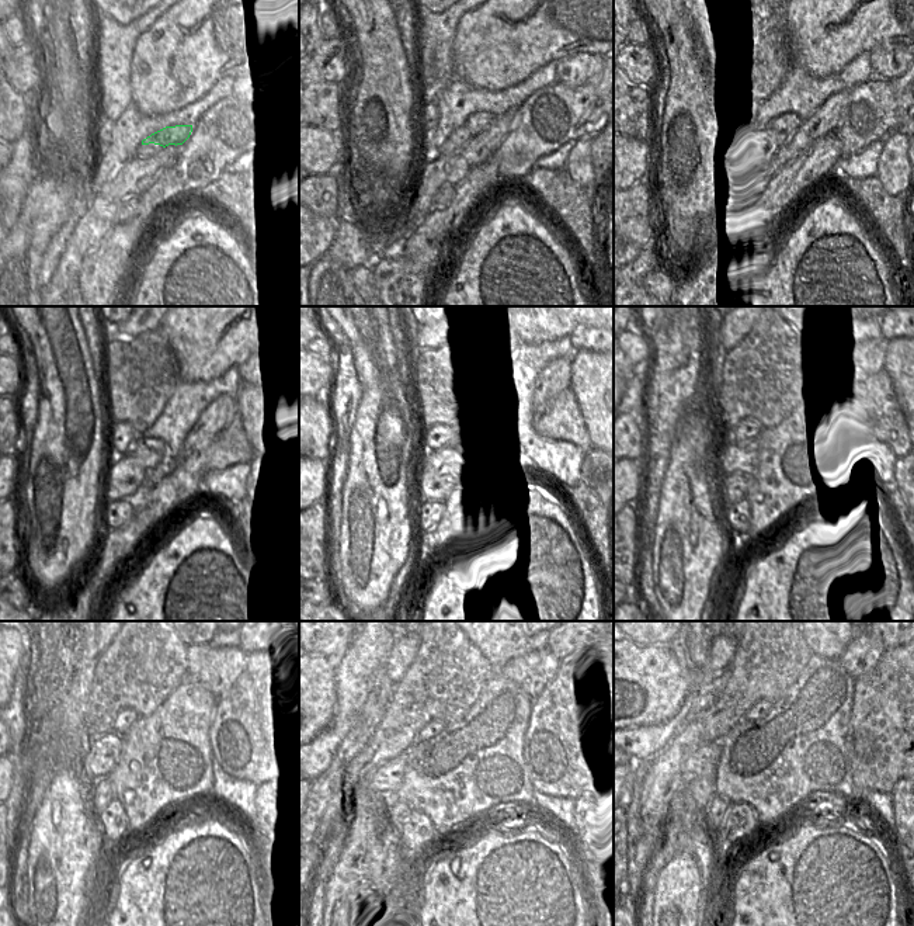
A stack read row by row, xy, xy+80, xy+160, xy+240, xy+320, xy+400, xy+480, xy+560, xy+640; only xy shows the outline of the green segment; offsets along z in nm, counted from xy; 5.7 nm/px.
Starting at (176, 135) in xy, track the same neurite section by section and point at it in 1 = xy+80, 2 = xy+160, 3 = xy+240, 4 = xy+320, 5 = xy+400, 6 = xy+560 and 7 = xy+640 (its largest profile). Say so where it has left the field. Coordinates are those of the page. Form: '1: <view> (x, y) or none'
1: xy+80 (461, 137)
2: xy+160 (756, 153)
3: xy+240 (125, 478)
4: xy+320 (433, 477)
5: xy+400 (734, 486)
6: xy+560 (393, 814)
7: xy+640 (709, 822)

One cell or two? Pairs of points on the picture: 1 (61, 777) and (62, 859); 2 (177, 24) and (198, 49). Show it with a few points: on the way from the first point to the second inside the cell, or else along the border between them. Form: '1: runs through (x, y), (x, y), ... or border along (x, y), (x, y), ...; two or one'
1: runs through (61, 797), (61, 839); one
2: runs through (183, 30), (194, 44); one

